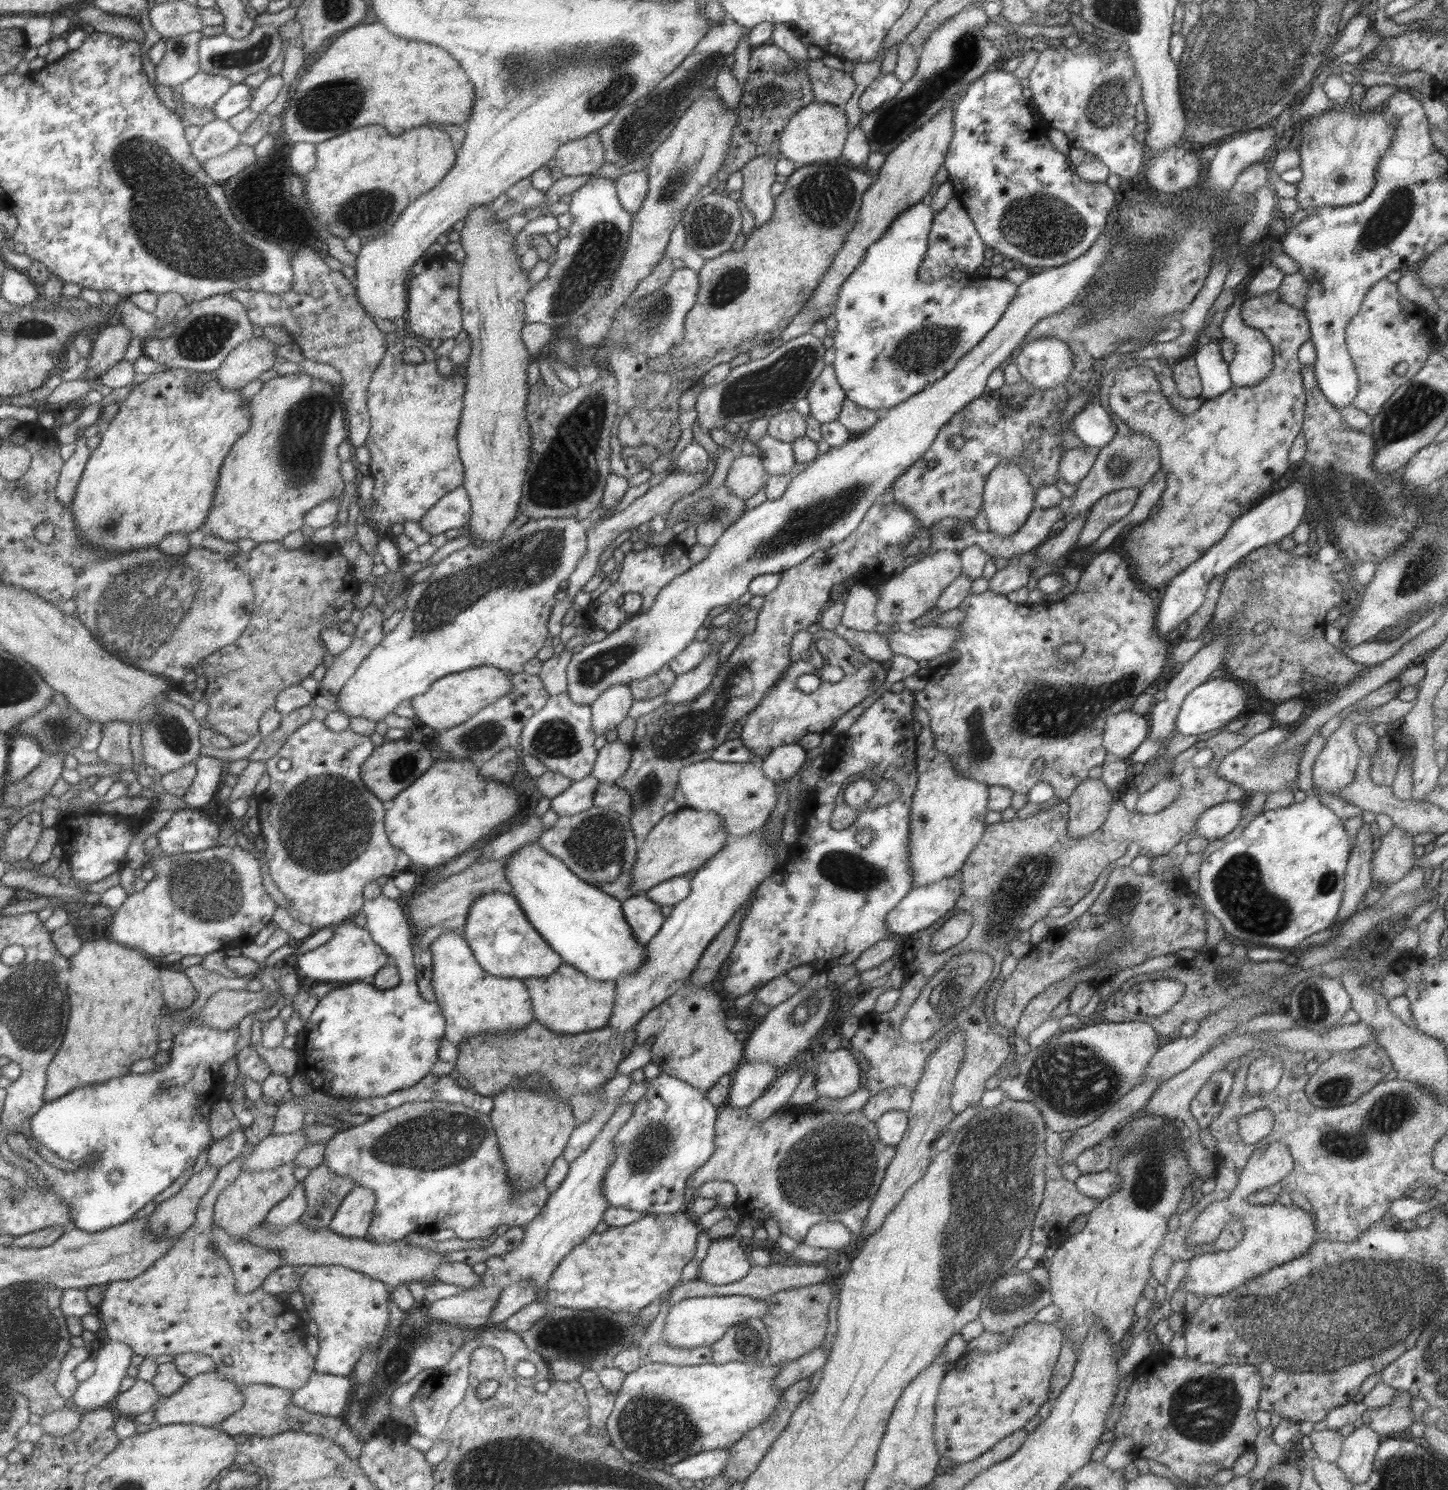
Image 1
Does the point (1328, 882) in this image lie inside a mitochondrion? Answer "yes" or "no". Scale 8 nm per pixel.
yes

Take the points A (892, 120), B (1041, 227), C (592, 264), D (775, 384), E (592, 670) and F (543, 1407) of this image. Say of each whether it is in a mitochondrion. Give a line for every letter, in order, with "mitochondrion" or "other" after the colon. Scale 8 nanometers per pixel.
A: mitochondrion
B: mitochondrion
C: mitochondrion
D: mitochondrion
E: mitochondrion
F: other

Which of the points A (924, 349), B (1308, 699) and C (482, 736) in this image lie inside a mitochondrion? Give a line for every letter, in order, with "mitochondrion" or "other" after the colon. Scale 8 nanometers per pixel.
A: mitochondrion
B: other
C: mitochondrion

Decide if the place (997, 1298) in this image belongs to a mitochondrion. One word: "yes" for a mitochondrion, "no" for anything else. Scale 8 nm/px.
yes

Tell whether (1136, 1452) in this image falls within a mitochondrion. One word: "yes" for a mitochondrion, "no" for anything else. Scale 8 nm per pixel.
no

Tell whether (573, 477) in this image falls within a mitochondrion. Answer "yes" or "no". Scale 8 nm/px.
yes

